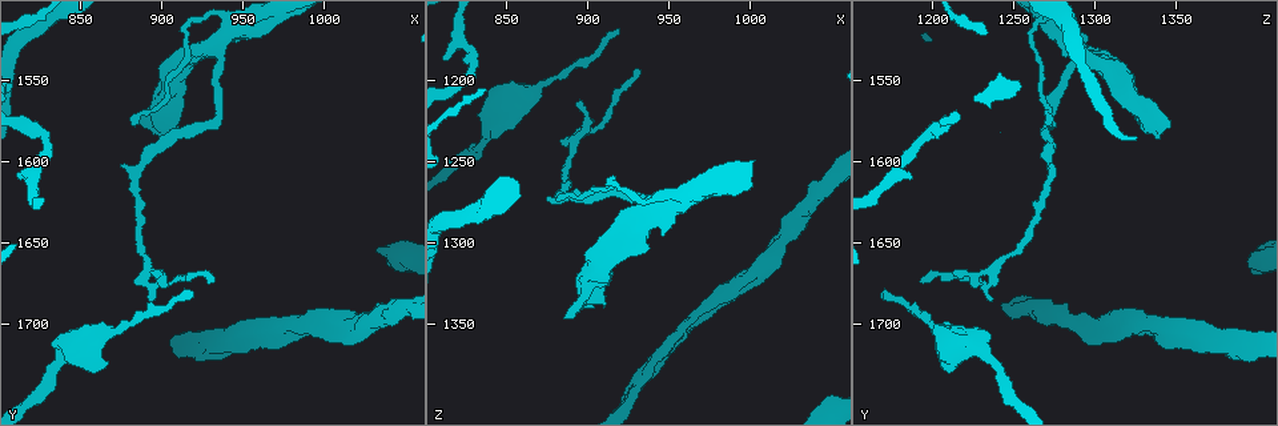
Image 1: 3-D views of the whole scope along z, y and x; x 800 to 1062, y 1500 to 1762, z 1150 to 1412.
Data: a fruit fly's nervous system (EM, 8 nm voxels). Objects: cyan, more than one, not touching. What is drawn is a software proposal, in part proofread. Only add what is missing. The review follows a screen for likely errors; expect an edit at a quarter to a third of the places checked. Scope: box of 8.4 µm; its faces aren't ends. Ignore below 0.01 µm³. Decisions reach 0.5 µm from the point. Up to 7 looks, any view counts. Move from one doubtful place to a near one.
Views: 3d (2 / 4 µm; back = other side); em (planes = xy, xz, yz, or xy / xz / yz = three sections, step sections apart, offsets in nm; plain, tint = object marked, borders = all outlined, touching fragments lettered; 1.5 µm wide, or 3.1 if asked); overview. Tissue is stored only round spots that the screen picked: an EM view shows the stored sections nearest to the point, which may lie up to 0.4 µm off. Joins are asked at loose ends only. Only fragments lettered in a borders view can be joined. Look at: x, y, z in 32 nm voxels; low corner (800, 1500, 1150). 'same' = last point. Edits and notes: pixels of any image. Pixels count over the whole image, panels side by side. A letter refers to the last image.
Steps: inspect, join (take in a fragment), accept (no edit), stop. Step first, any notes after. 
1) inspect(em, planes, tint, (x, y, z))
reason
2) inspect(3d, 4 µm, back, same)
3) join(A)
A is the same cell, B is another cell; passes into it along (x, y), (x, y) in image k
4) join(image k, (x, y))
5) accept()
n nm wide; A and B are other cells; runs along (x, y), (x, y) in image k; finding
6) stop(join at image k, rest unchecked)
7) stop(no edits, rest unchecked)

inspect(3d, 2 µm, (894, 1684, 1236))
an open end

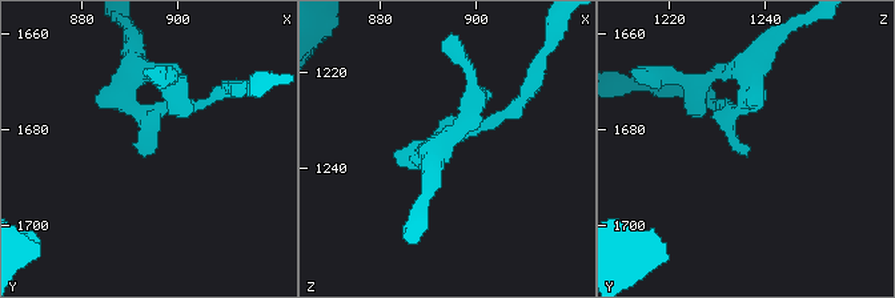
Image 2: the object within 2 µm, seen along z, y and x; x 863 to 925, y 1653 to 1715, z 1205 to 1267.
inspect(em, planes, borders, (893, 1685, 1237))
need the tissue

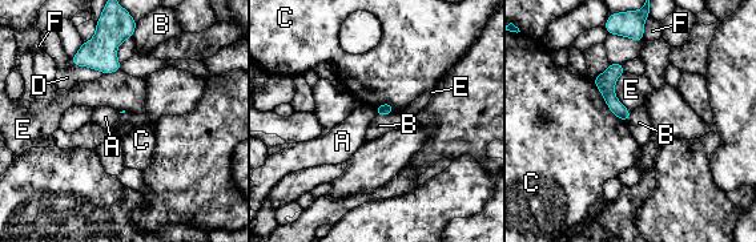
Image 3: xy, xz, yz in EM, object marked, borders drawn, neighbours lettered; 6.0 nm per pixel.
accept()
A, B, C, D, E and F are other cells; border along (393, 112), (385, 116), (376, 116) in image 3; no lettered fragment goes on from it

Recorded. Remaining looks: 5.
inspect(3d, 4 µm, back, (904, 1584, 1340))

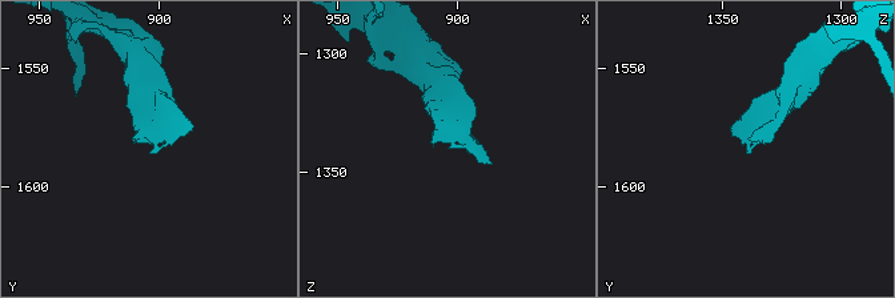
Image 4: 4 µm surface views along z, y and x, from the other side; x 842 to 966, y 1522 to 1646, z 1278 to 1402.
inspect(em, planes, plain, (903, 1586, 1340))

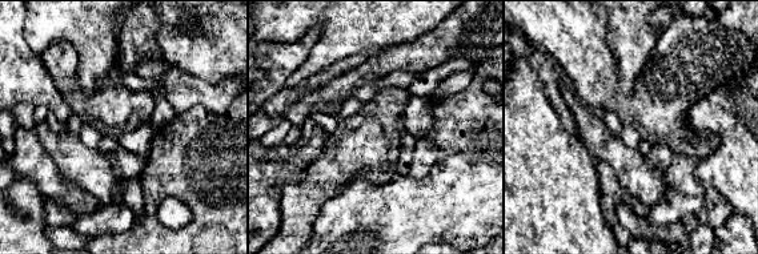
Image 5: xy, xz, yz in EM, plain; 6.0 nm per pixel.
inspect(em, planes, borders, same)

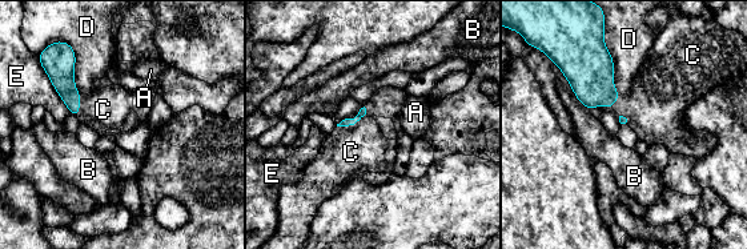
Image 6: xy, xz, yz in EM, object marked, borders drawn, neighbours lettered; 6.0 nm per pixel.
join(C)
C is the same cell, A, B, D and E are other cells; passes into it along (364, 109), (352, 124), (350, 152) in image 6; it goes on there

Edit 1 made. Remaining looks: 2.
stop(join at image 6, rest unchecked)

